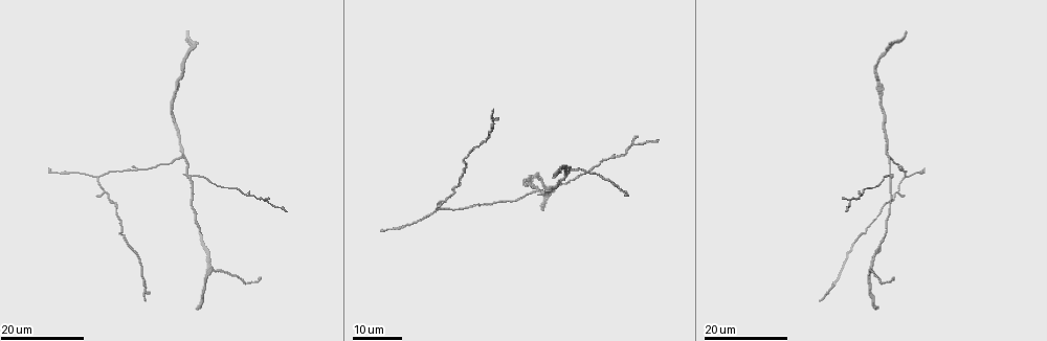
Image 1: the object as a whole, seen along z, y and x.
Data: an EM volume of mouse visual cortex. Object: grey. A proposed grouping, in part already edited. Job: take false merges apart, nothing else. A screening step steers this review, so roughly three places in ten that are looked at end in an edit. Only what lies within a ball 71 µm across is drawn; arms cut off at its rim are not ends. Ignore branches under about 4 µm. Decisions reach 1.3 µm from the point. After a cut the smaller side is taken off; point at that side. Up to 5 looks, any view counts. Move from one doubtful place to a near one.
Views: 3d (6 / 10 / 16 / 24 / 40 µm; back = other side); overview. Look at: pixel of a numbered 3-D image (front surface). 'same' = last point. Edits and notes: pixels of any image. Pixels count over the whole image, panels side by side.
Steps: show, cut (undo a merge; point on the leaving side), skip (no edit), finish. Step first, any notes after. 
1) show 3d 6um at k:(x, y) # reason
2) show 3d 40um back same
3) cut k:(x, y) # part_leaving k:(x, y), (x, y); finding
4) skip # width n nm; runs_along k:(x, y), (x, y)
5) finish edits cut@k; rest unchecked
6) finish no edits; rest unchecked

show 3d 24um at 1:(571, 167)

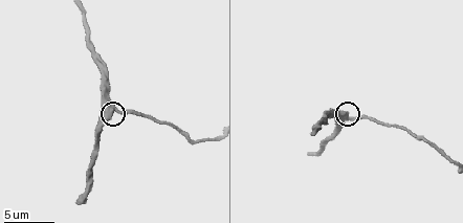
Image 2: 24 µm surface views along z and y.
show 3d 6um at 2:(114, 109)

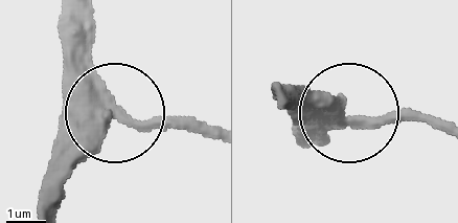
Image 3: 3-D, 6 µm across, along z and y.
skip # width 440 nm; runs_along 3:(87, 14), (87, 64), (110, 114), (50, 180); continuous, no second neuron

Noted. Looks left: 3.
show 3d 24um at 1:(96, 176) # three-way junction

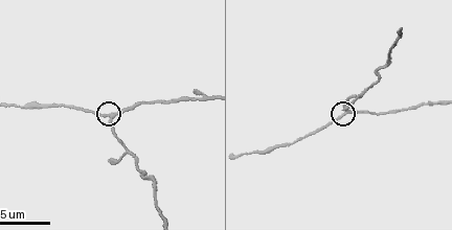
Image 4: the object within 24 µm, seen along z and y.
show 3d 10um at 4:(109, 117) # closer look

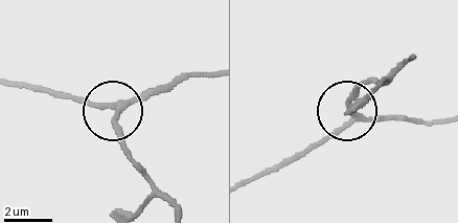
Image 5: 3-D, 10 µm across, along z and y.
skip # all the same neuron

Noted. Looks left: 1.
finish no edits; rest unchecked

